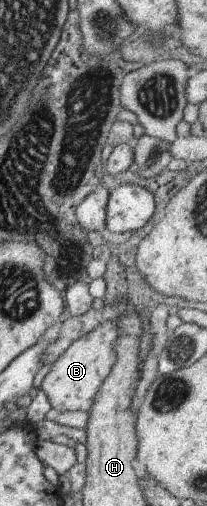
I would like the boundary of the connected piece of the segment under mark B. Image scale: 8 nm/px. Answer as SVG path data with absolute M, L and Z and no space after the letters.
M106 315L92 331L74 340L46 369L42 375L40 389L43 390L51 410L87 411L93 402L103 379L114 363L112 342L117 336L118 316L106 319Z

